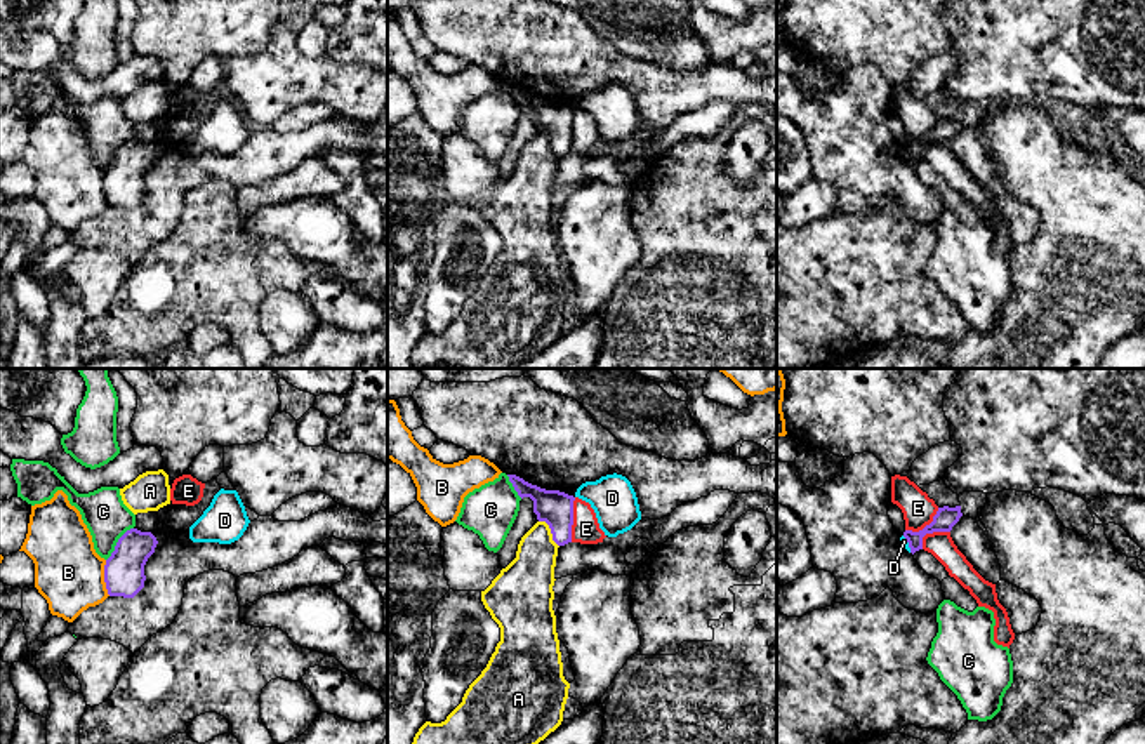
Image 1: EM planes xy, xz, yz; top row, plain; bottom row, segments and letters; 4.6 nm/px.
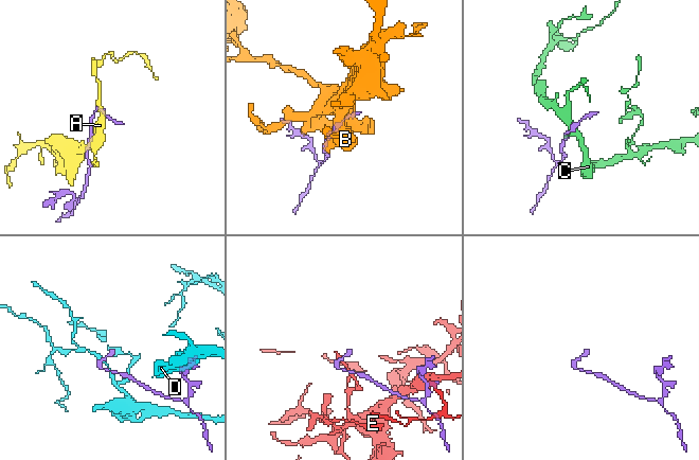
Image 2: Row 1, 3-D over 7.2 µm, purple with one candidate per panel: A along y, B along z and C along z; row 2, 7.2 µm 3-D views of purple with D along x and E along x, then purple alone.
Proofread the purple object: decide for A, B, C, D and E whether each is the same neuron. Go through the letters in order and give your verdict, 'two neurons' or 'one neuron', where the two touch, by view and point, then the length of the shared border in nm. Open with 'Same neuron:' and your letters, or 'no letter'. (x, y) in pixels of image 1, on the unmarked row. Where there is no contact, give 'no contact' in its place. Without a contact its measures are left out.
Same neuron: no letter
A: two neurons | xz (551, 143) | 160 nm
B: two neurons | xy (105, 188) | 170 nm
C: two neurons | xy (117, 153) | 200 nm
D: two neurons | yz (909, 155) | 90 nm
E: two neurons | xz (572, 131) | 200 nm

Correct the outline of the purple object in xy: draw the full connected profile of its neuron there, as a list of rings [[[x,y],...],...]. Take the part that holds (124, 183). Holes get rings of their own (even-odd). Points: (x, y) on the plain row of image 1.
[[[127,141],[104,176],[104,193],[109,207],[134,209],[144,198],[144,176],[158,151],[151,143]]]

